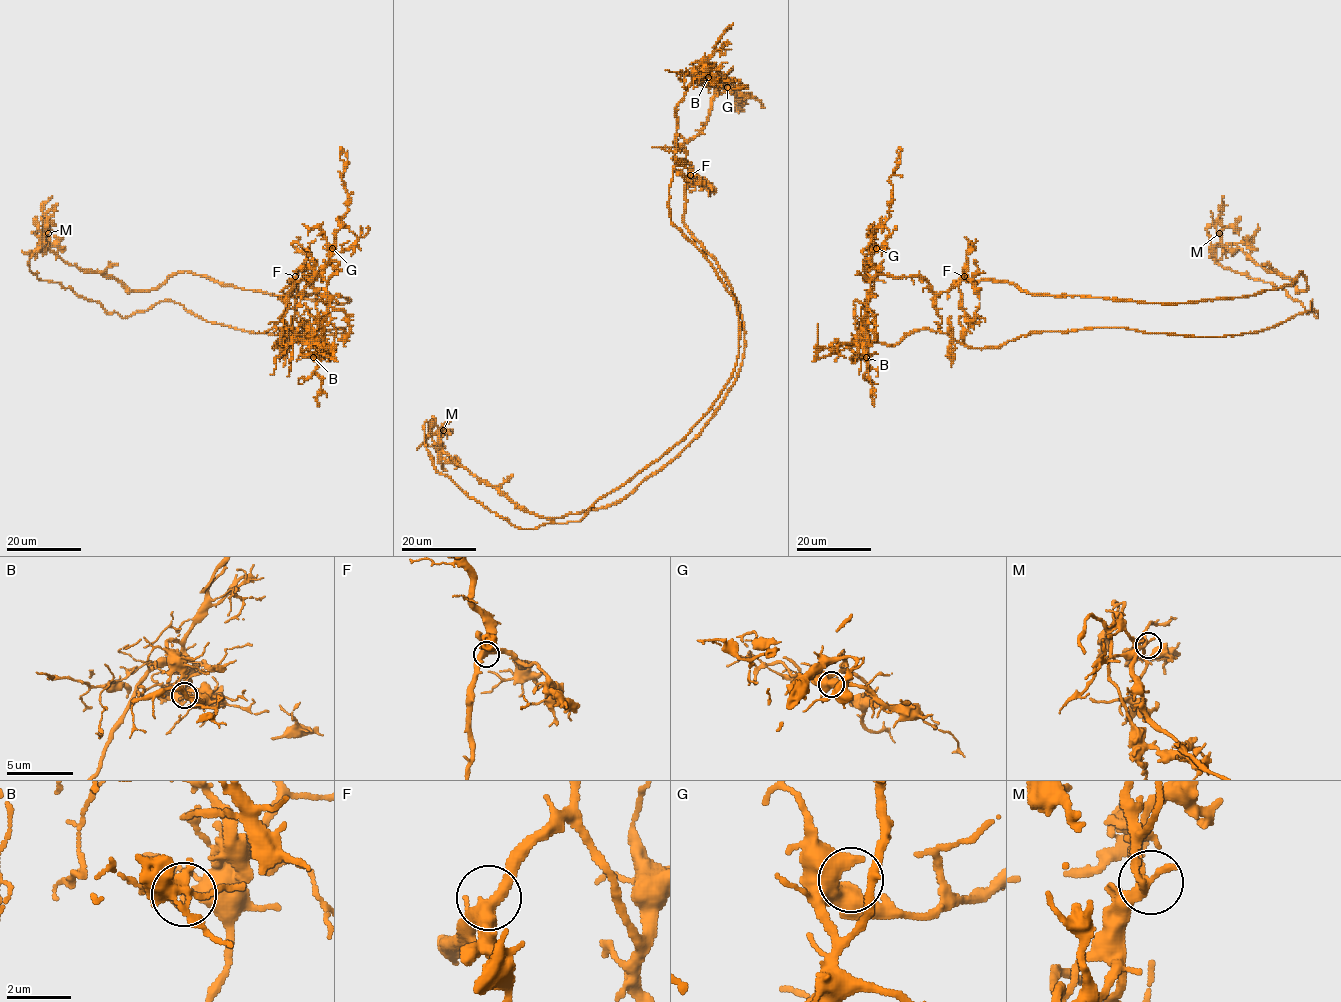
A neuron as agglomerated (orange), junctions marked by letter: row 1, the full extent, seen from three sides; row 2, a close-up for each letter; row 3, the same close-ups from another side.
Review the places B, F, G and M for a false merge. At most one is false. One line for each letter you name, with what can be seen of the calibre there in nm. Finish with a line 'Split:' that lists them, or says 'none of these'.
B: 320 nm thick
Split: B

